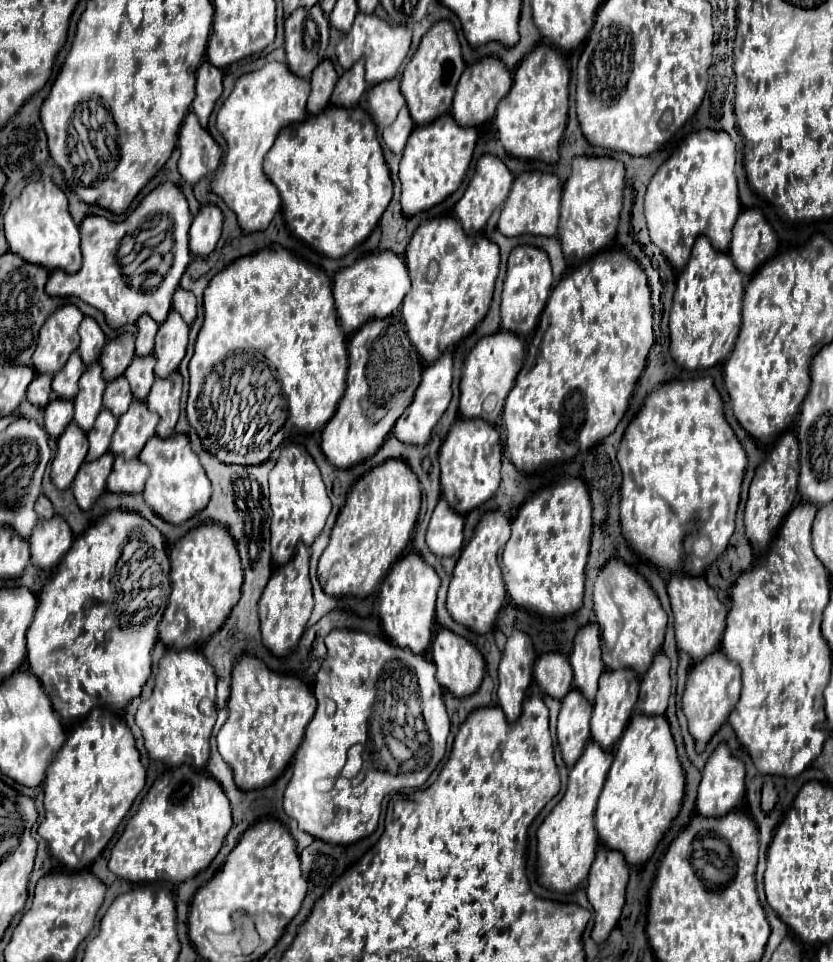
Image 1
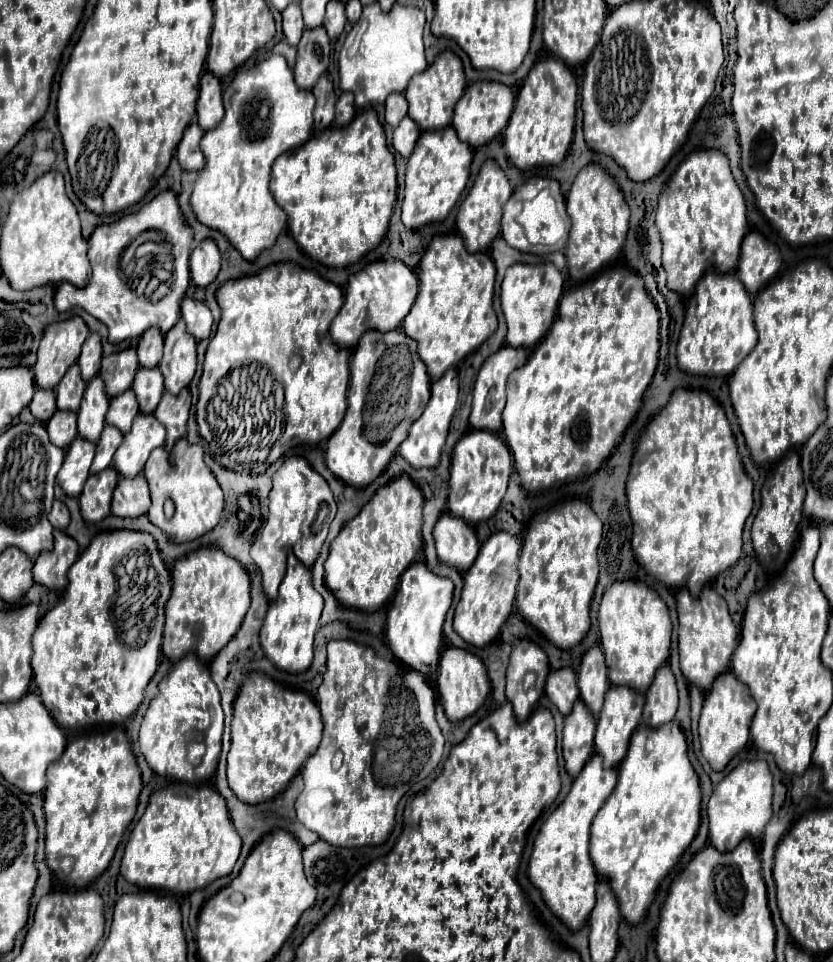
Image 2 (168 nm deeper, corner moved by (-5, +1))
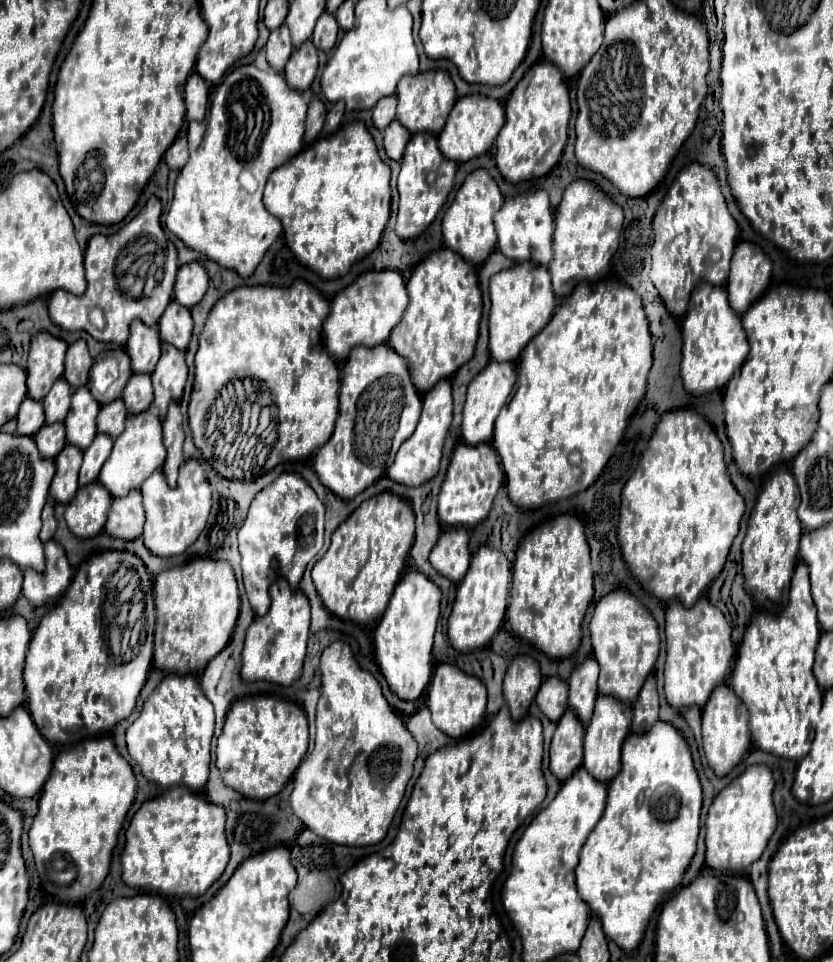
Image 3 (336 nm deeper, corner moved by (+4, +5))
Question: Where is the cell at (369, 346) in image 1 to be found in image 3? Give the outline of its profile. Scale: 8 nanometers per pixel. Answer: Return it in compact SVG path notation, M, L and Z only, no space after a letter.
M388 343L374 349L354 347L342 369L340 417L332 437L316 451L314 471L322 485L340 499L354 499L378 477L386 475L402 441L416 429L422 395L412 381L412 371Z

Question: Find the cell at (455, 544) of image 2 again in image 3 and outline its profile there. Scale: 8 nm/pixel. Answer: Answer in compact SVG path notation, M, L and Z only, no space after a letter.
M446 527L430 553L430 563L450 581L458 583L466 575L470 565L470 549L468 549L468 533L464 527Z

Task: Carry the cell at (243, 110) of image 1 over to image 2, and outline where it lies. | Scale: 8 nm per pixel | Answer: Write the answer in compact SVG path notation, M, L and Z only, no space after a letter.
M271 55L269 59L257 63L253 69L239 71L227 91L223 93L225 117L223 121L207 131L201 139L201 151L205 155L205 165L197 173L193 193L189 197L191 211L195 219L207 229L219 231L245 261L255 261L265 249L275 245L275 239L285 229L287 215L279 209L277 201L269 191L269 175L275 159L289 149L303 145L313 135L313 109L315 97L309 91L303 91L295 85L293 73L285 63L283 55Z

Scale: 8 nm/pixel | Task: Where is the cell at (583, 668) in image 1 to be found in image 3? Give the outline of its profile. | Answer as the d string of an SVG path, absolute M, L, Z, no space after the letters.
M588 655L584 663L580 663L568 679L568 687L570 687L568 703L576 711L582 725L590 723L594 711L594 701L598 697L596 681L598 681L598 661L594 661L592 655Z

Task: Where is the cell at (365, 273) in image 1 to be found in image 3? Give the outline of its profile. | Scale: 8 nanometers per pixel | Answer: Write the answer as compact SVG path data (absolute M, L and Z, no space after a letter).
M396 269L382 271L366 271L356 277L352 285L342 289L330 307L330 315L322 325L324 345L336 361L346 361L350 349L354 345L374 347L388 339L394 325L400 321L404 309L408 305L408 293L402 275Z

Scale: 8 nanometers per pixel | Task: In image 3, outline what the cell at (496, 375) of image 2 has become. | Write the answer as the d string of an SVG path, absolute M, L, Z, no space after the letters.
M492 359L468 385L468 397L466 397L466 405L464 405L464 413L462 413L462 437L466 443L480 443L480 441L492 441L492 431L494 431L494 421L502 409L502 405L506 403L514 383L516 383L518 375L516 375L516 365L506 361L500 363L496 359Z

